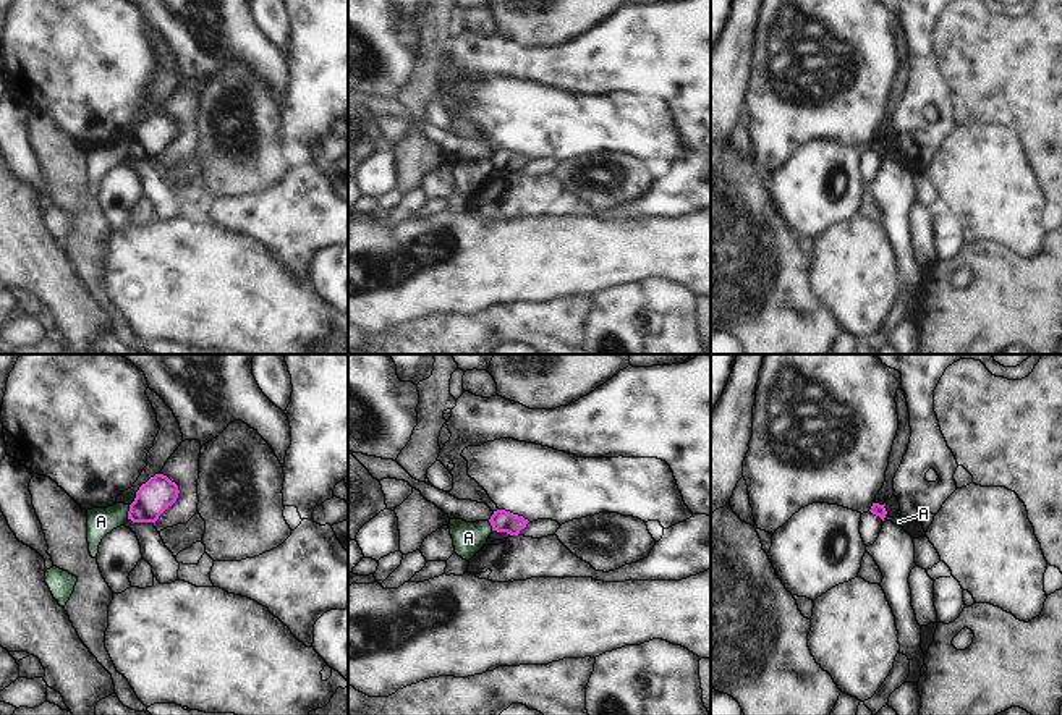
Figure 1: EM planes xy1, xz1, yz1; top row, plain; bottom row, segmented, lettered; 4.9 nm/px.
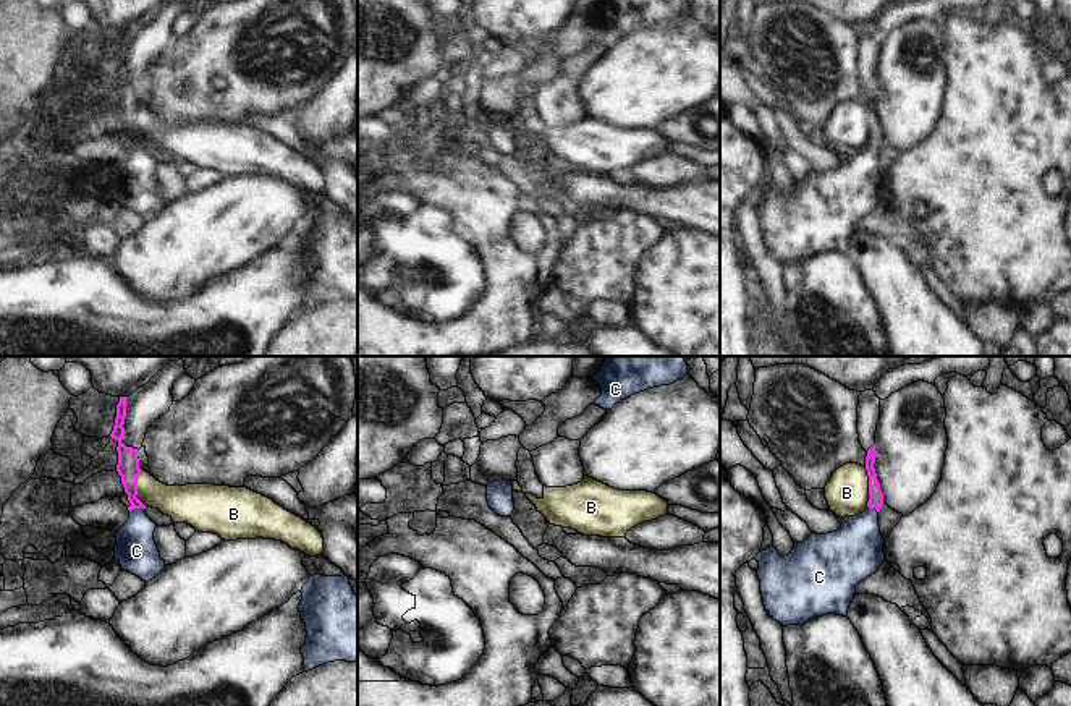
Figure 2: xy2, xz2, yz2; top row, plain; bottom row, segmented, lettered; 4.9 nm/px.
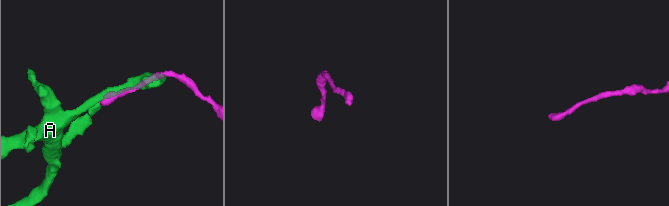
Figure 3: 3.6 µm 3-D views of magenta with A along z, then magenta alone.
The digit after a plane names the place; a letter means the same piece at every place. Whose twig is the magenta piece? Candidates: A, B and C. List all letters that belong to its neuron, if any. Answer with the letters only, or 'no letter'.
C.

